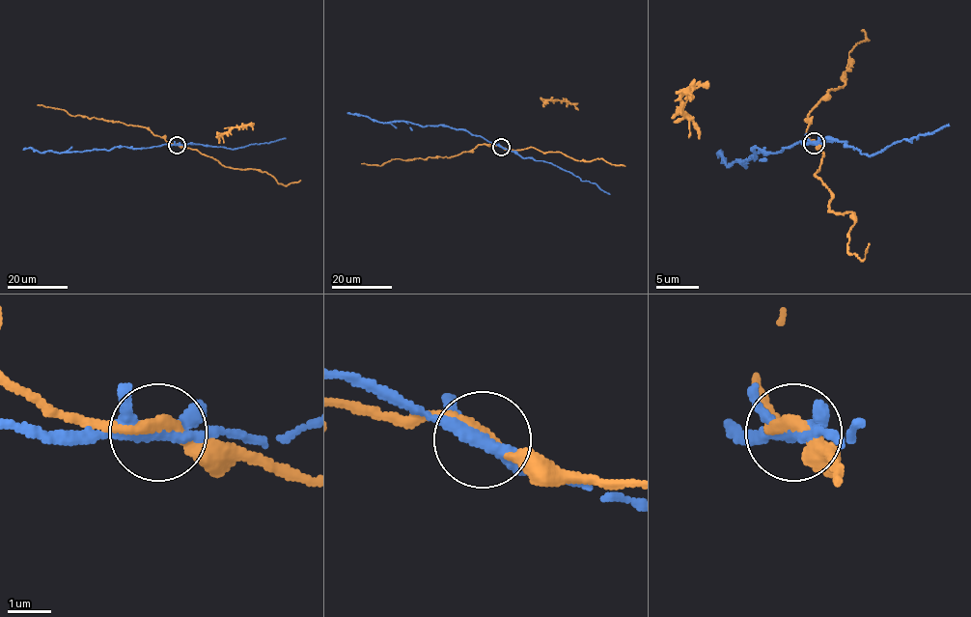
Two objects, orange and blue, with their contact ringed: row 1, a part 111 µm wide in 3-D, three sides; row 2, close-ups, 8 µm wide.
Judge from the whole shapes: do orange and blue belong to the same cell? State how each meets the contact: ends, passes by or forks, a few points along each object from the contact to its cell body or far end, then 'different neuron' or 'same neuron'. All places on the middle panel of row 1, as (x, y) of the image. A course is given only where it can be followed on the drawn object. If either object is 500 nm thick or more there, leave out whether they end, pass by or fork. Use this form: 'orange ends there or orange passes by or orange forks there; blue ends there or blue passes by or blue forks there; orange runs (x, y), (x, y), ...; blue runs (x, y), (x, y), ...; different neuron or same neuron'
orange passes by; blue forks there; orange runs (501, 147), (479, 145), (450, 157), (392, 158), (380, 165), (361, 164); blue runs (501, 147), (462, 129), (420, 126), (402, 121), (382, 123), (346, 113); same neuron

